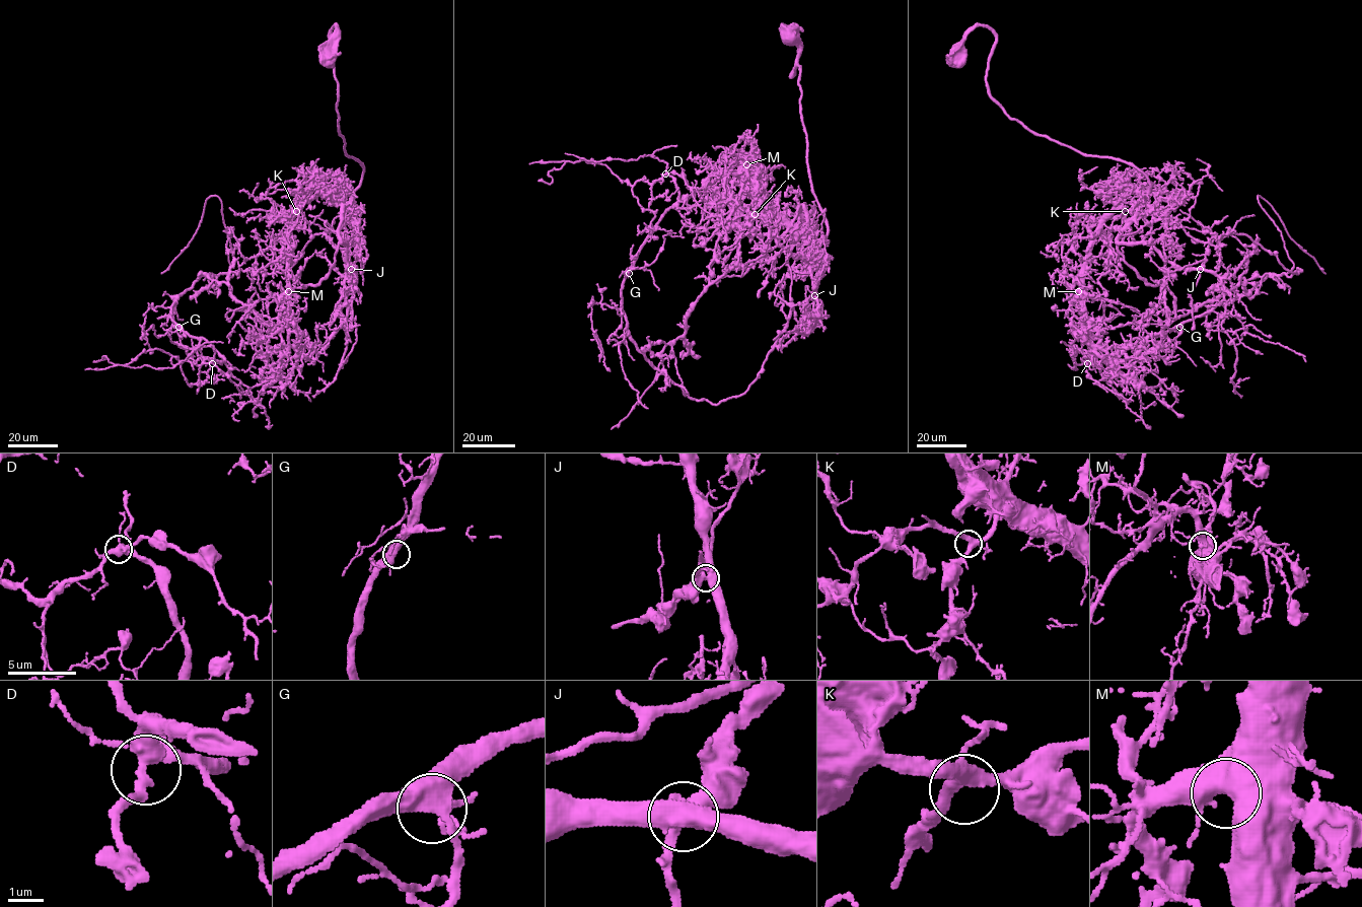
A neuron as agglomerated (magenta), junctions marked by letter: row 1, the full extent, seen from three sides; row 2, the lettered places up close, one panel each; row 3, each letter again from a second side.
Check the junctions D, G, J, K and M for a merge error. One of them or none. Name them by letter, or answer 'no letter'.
J

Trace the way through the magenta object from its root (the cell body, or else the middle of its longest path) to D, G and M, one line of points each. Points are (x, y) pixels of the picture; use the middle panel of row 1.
D: (786, 37), (827, 237), (799, 207), (774, 247), (707, 287), (659, 371), (622, 288), (677, 200), (665, 173)
G: (786, 37), (827, 237), (805, 229), (799, 207), (774, 247), (707, 287), (661, 371), (628, 329), (629, 273)
M: (786, 37), (797, 47), (791, 76), (798, 65), (807, 166), (827, 237), (800, 233), (764, 207), (746, 164)

